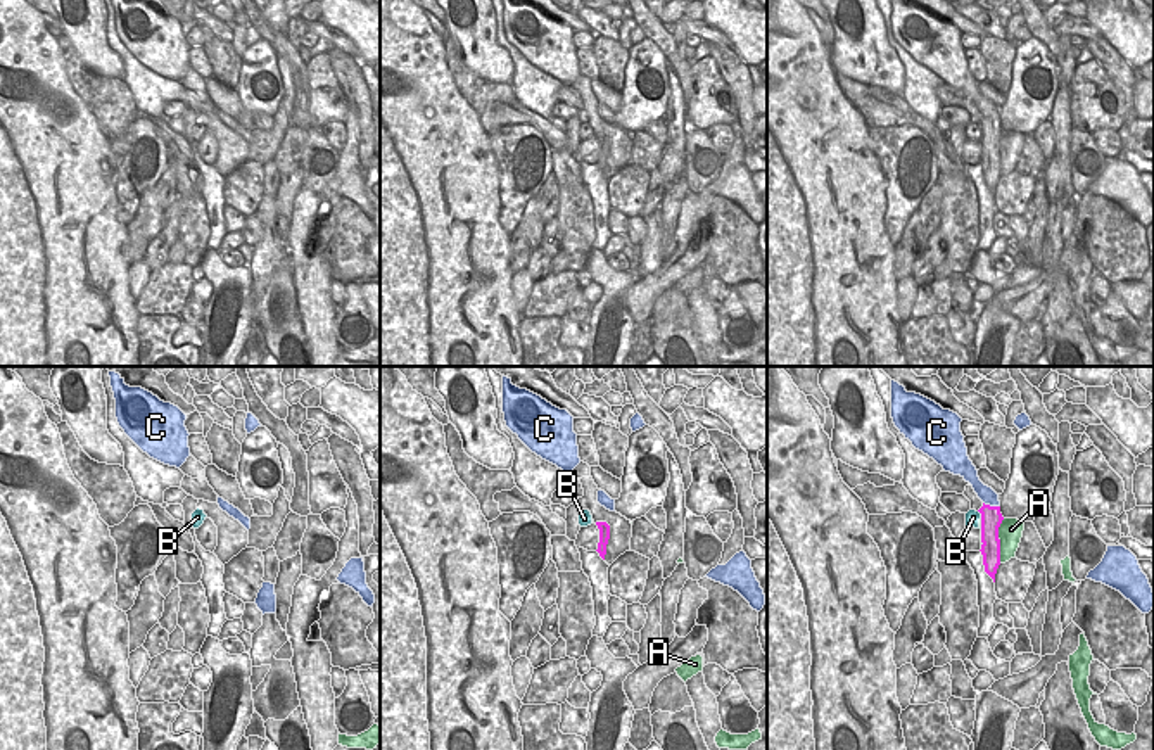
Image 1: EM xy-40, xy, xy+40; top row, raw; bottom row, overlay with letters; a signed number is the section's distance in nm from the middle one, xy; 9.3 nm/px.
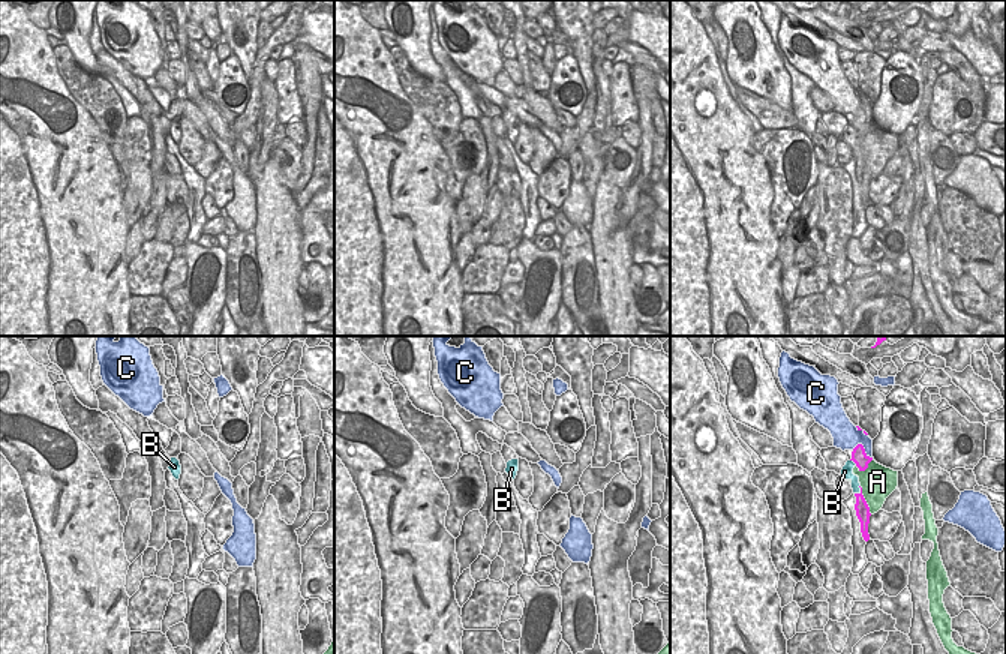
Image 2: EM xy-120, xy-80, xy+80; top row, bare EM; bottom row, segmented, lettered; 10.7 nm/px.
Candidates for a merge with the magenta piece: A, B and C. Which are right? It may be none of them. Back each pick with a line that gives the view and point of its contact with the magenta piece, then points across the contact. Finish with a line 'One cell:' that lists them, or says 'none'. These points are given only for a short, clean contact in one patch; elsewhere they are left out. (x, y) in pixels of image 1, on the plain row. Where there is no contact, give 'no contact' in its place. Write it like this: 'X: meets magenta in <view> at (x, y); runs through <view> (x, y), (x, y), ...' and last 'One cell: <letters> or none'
One cell: none

